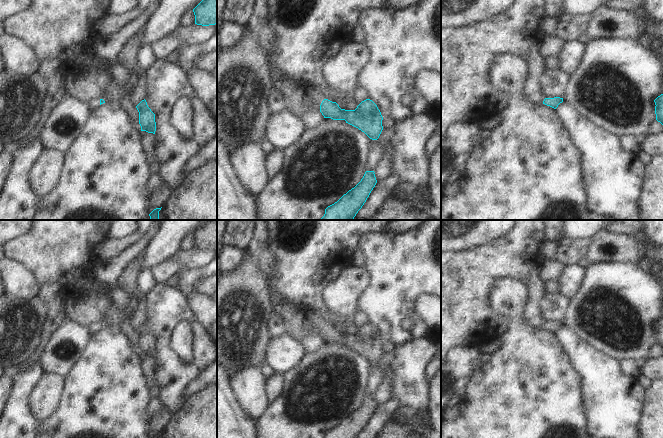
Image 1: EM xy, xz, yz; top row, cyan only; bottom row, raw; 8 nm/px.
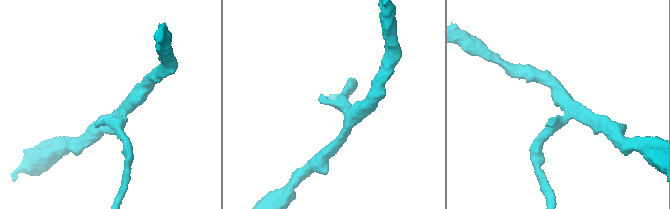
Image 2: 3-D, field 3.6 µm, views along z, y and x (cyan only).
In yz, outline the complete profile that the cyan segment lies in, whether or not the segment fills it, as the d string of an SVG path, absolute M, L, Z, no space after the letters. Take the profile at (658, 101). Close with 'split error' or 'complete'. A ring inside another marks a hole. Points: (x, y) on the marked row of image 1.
M663 94L658 96L655 100L655 114L656 120L663 125Z; complete

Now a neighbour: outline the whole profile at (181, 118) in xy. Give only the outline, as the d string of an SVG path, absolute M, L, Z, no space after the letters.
M180 98L171 110L169 123L172 128L184 139L193 134L193 115L188 98Z

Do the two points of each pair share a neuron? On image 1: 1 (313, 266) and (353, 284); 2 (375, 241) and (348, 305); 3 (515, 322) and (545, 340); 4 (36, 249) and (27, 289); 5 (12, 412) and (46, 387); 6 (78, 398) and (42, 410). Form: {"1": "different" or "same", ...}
{"1": "different", "2": "different", "3": "same", "4": "different", "5": "different", "6": "different"}

